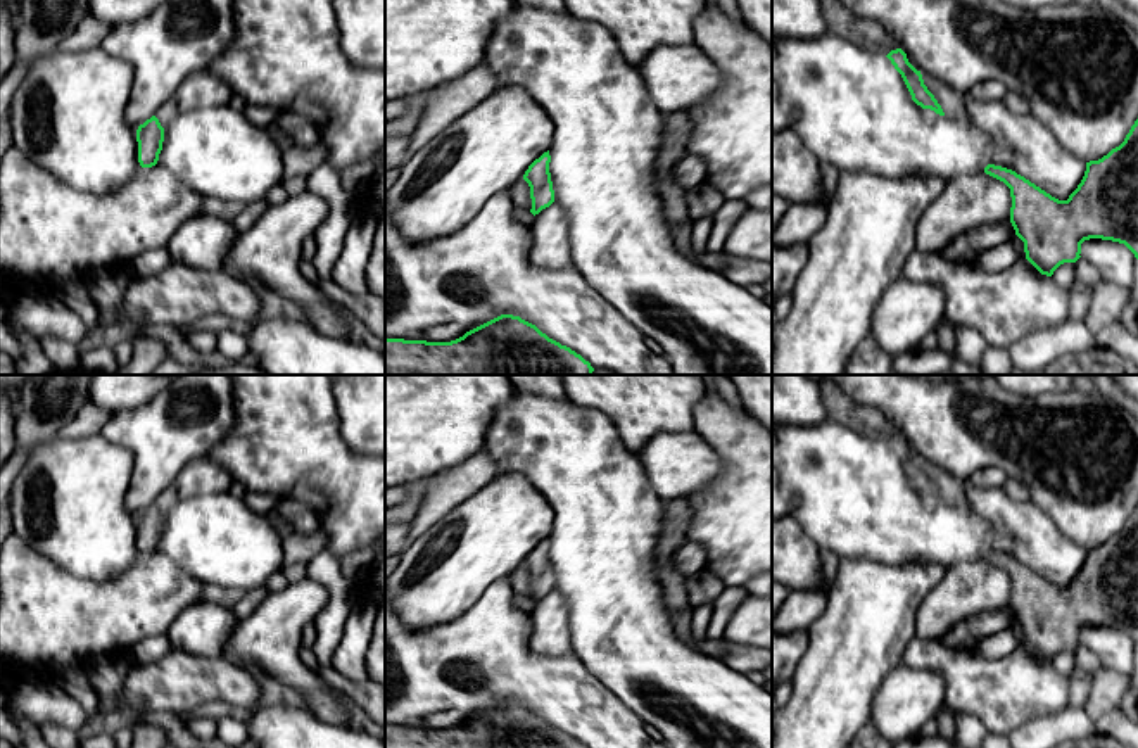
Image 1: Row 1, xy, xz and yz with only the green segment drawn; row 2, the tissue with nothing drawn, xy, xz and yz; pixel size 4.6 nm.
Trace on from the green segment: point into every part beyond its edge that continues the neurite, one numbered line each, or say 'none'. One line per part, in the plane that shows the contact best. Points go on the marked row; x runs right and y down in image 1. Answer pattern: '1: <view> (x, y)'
1: yz (952, 104)

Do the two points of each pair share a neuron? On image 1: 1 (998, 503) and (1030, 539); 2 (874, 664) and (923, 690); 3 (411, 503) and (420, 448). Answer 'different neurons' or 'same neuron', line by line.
1: same neuron
2: different neurons
3: different neurons

